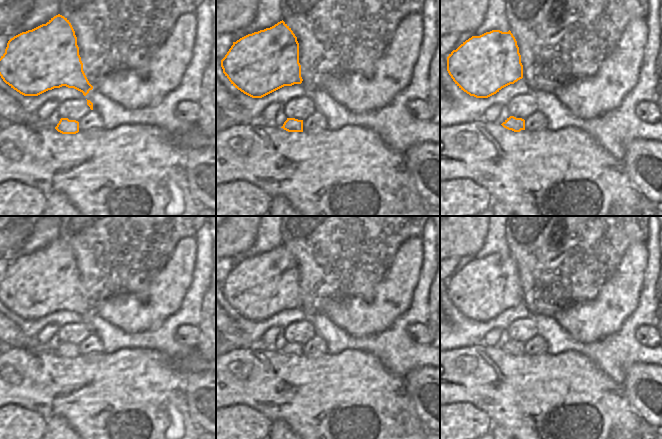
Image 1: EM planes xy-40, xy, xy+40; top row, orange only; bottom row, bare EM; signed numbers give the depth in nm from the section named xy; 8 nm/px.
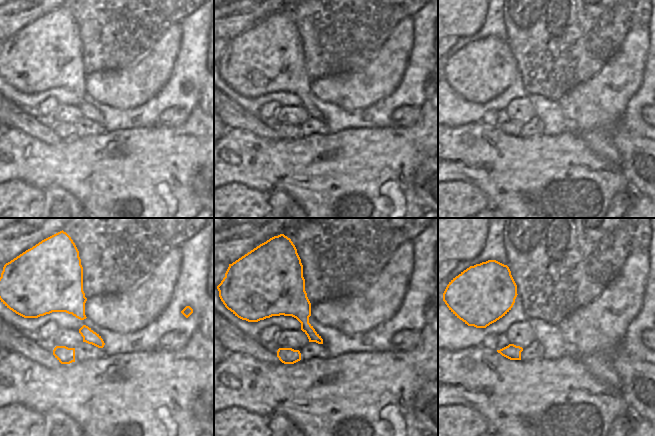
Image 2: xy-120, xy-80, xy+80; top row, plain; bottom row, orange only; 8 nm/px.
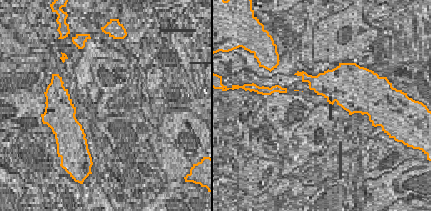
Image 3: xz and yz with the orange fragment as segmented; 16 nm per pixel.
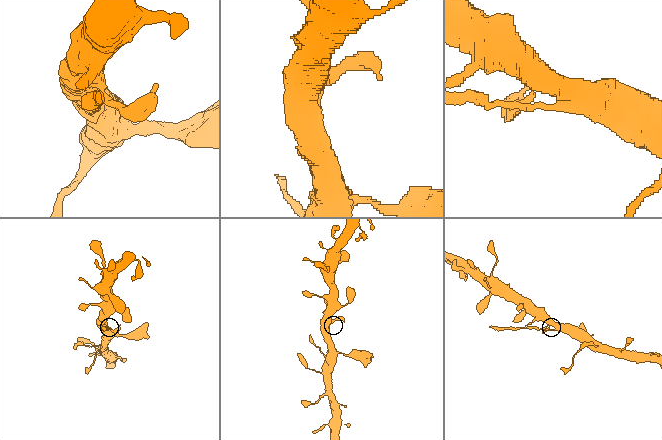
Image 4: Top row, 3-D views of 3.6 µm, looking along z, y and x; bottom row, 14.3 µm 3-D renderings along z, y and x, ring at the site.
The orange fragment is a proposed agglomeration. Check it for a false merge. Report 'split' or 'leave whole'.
split

